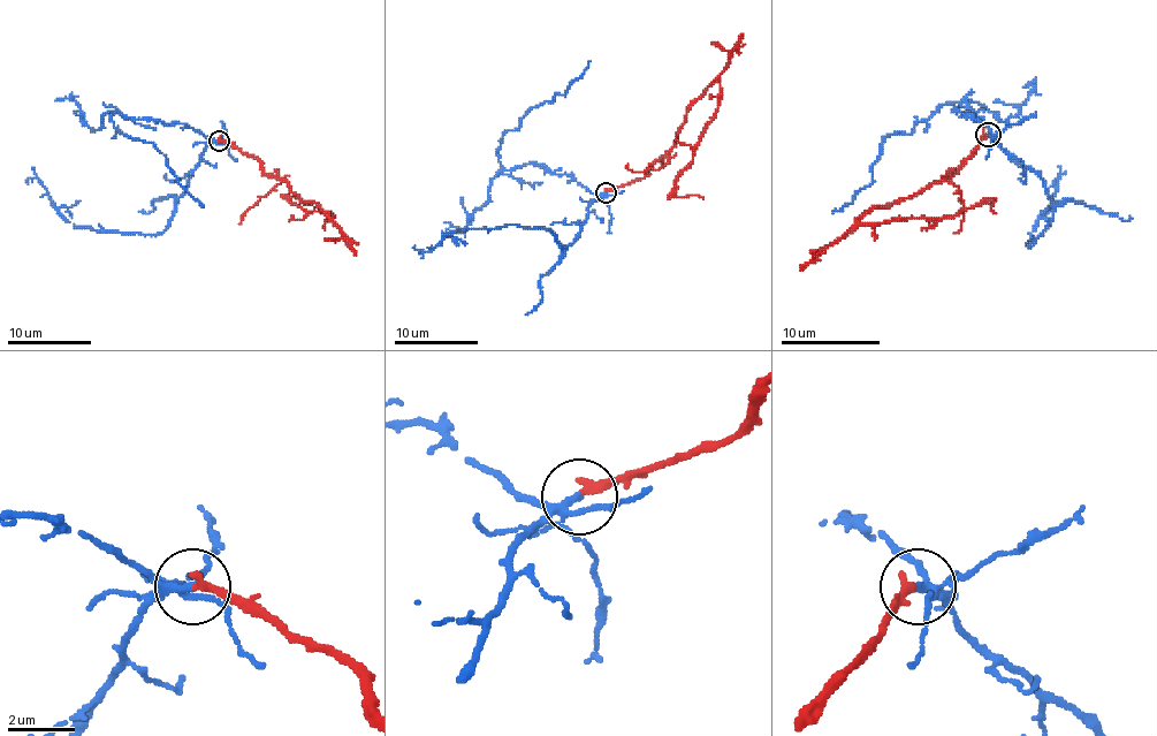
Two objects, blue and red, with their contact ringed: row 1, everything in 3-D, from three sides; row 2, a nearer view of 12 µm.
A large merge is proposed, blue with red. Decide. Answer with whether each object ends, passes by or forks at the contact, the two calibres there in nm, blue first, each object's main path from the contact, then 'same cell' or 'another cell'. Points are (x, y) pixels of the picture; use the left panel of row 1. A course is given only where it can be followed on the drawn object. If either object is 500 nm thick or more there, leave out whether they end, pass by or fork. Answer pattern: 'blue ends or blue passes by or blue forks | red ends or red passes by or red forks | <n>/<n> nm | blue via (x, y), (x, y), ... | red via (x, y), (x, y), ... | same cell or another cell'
blue forks | red ends | 160/260 nm | blue via (218, 139), (182, 123), (112, 115), (122, 134), (151, 142), (166, 157), (176, 180), (203, 207) | red via (218, 139), (251, 154), (299, 198), (312, 200), (333, 215), (304, 211), (289, 200), (291, 196), (317, 207) | same cell

